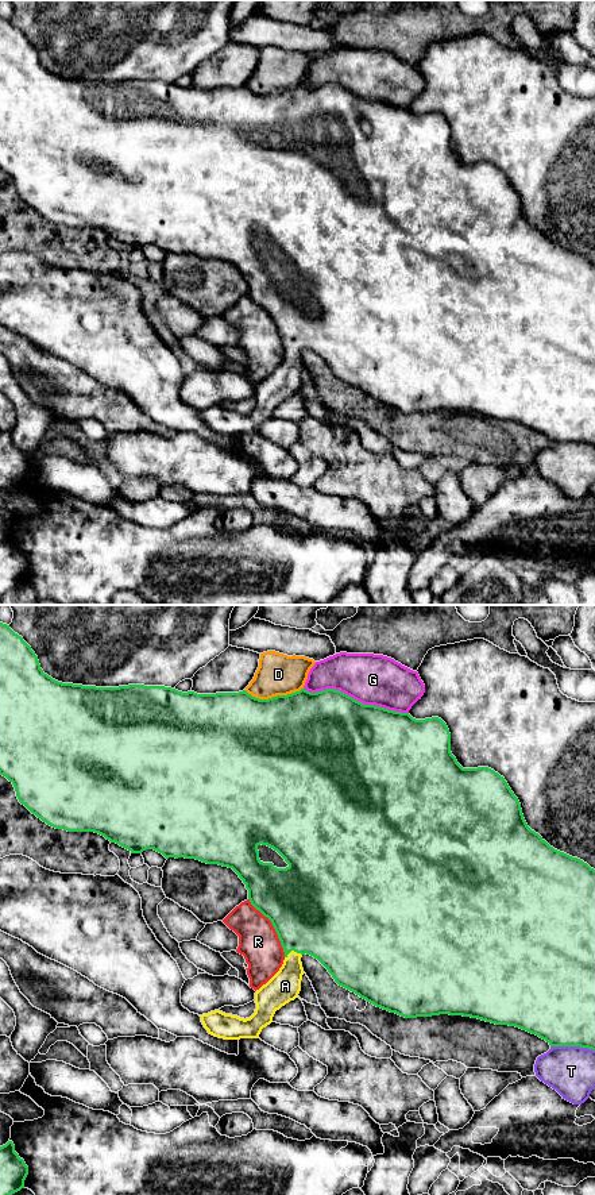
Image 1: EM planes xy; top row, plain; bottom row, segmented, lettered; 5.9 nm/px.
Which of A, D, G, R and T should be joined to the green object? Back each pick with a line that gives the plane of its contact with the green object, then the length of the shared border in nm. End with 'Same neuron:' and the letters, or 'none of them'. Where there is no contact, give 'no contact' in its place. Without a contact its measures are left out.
A: contact in xy; length 110 nm
Same neuron: A

